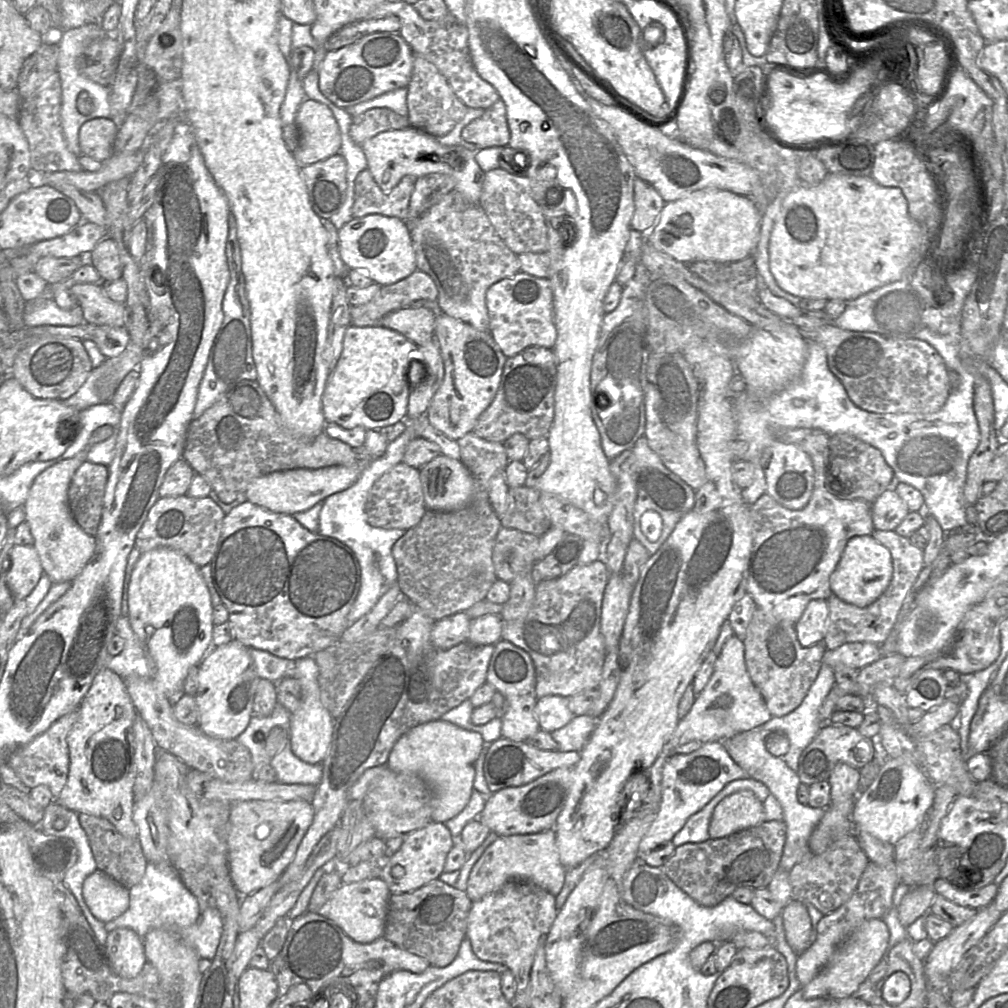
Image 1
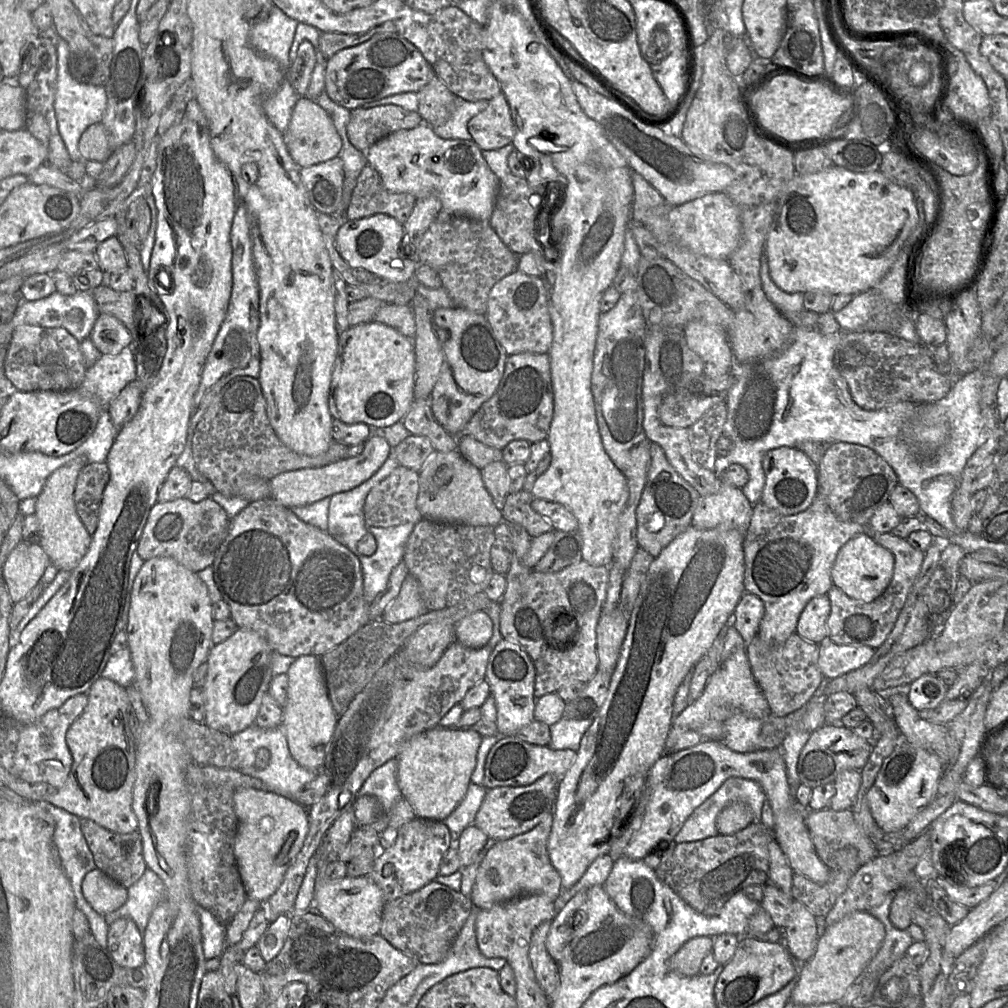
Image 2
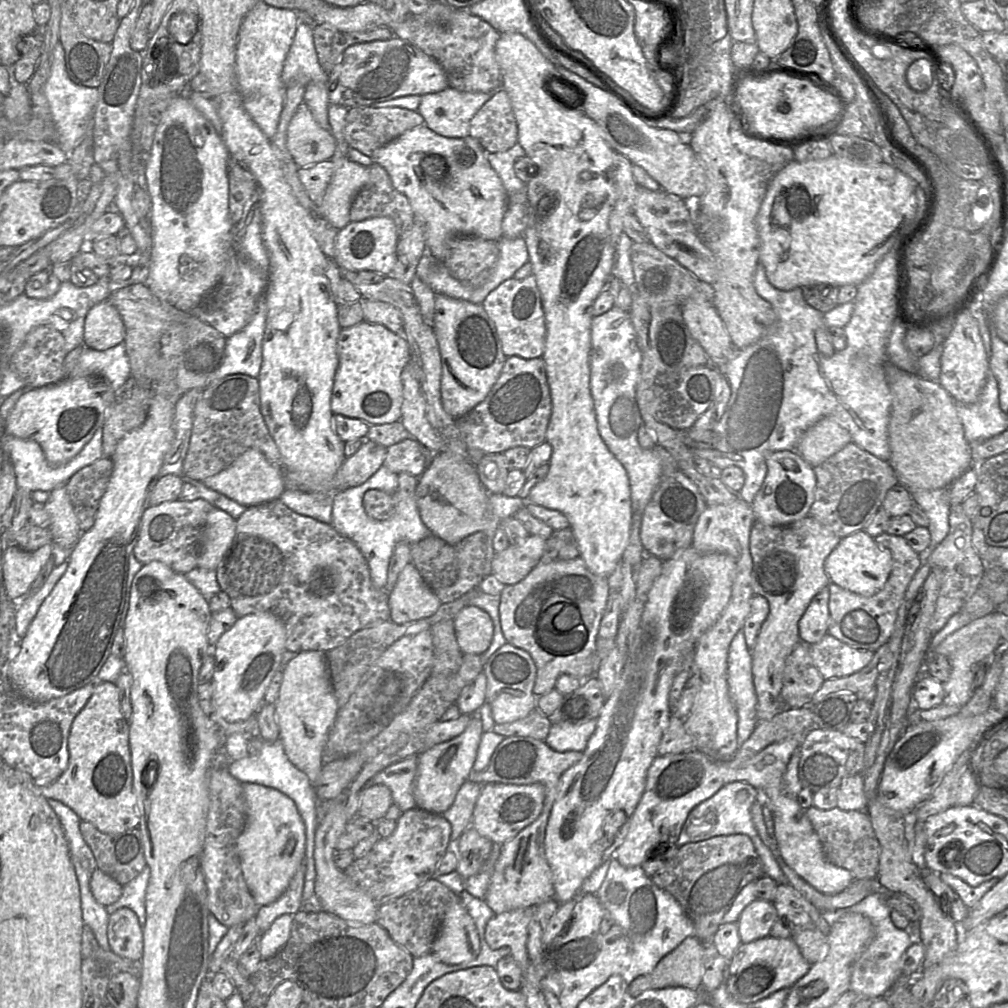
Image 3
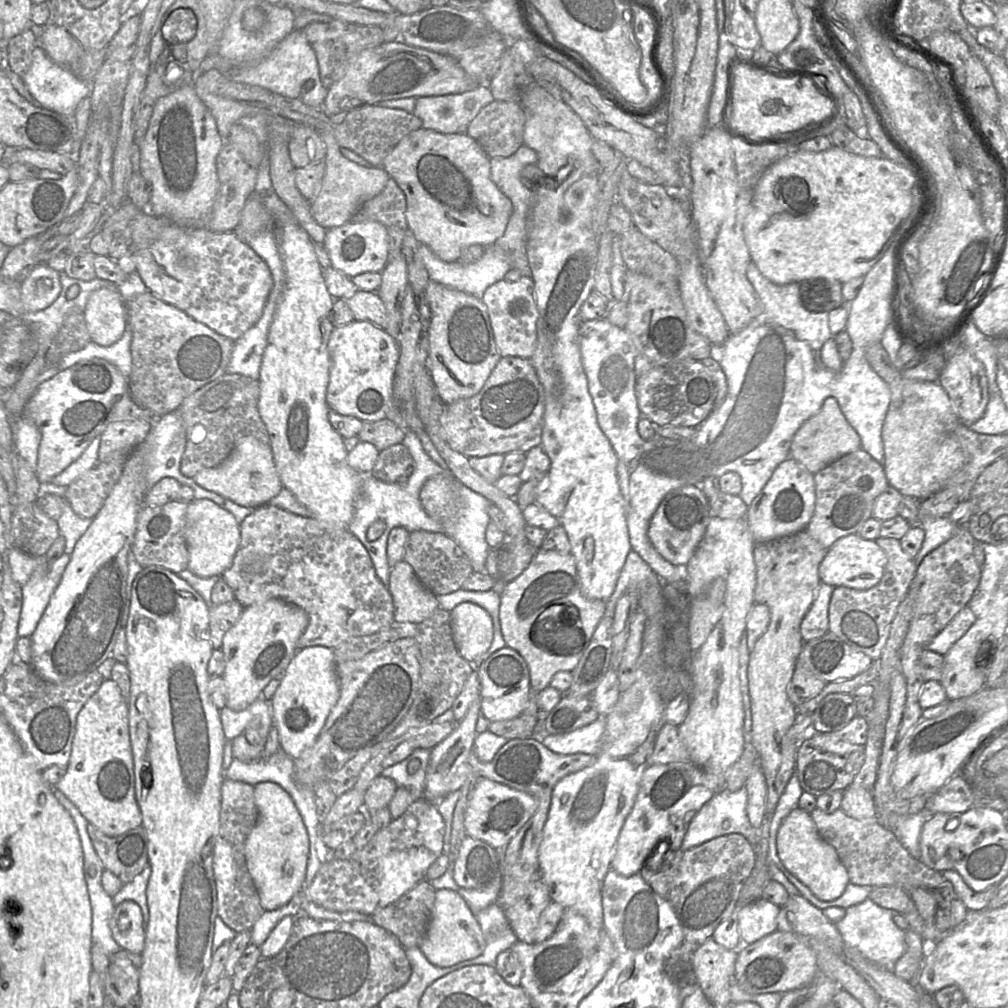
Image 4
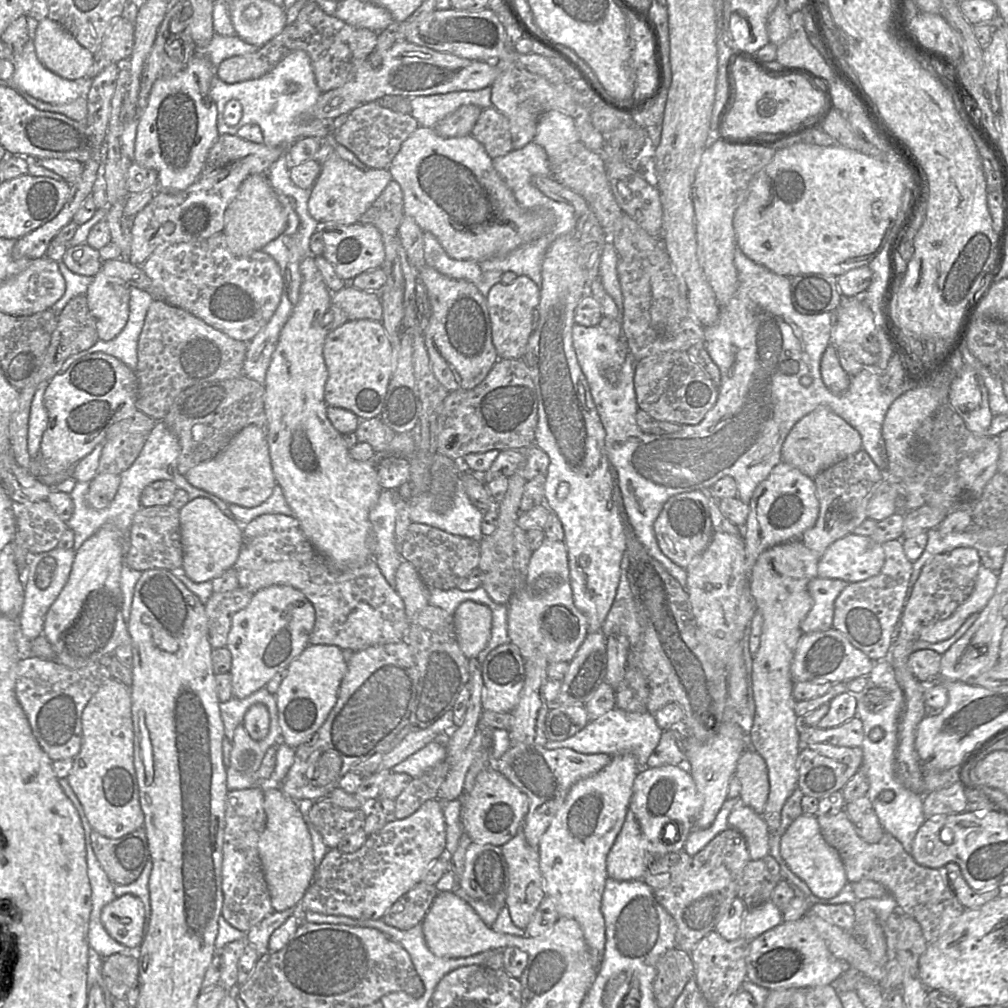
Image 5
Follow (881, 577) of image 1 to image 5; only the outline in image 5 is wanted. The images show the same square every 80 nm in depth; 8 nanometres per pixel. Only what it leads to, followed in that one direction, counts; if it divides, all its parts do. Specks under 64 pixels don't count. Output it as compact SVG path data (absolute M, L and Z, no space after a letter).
M849 533L834 541L820 557L818 577L860 582L877 575L884 562L881 544L870 536Z

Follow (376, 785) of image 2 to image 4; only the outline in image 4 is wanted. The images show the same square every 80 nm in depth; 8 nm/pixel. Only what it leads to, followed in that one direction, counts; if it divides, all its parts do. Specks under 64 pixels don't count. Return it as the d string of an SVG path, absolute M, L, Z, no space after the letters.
M417 749L403 761L384 769L381 776L393 779L398 788L409 788L414 799L423 798L430 755L431 749Z

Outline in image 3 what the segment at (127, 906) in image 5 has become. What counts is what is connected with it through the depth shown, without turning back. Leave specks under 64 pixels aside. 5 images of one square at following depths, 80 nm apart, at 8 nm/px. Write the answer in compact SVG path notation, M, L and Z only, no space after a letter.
M122 907L111 914L107 933L112 952L131 960L141 960L143 955L143 928L133 910Z

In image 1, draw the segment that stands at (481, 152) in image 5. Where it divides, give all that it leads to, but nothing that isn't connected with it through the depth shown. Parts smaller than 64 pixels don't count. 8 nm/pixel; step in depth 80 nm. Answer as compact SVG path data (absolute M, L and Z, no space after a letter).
M411 126L401 130L390 130L379 133L373 138L365 141L361 145L361 148L367 158L369 171L384 193L391 192L405 176L415 176L419 178L428 174L440 173L449 175L454 179L454 191L458 192L463 199L469 203L479 203L485 172L476 162L475 152L472 150L462 146L443 145L438 141L438 139Z

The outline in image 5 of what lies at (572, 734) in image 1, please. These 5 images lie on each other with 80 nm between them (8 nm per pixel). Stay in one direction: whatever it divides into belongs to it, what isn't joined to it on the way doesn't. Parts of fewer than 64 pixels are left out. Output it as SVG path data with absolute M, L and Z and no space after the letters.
M616 707L590 721L574 736L562 741L548 740L544 747L549 750L569 748L583 754L604 753L611 756L630 754L635 757L638 771L641 772L648 768L647 760L659 744L662 732L663 729L658 726L654 714L626 712Z

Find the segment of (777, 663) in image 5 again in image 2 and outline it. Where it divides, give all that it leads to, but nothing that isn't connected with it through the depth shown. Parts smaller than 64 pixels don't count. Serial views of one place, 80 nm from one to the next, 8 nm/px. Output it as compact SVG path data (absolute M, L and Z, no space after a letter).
M819 492L807 510L794 515L780 514L762 502L754 504L744 538L744 587L764 604L765 612L758 632L761 640L770 646L780 646L796 633L798 619L807 603L816 596L827 594L832 587L831 570L840 548L855 535L866 531L867 526L840 520Z

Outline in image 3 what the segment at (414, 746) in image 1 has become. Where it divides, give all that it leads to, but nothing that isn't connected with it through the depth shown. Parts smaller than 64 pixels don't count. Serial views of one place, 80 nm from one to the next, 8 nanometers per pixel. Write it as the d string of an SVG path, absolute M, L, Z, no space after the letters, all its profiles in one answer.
M474 714L461 734L438 743L417 755L416 780L413 790L416 807L428 812L442 814L452 805L457 792L468 780L473 770L483 733L481 719L477 714Z

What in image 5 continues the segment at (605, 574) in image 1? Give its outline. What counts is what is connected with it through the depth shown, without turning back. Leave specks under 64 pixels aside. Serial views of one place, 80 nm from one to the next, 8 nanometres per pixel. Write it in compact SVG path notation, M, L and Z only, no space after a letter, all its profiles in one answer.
M544 538L540 547L532 552L525 586L519 591L514 591L507 604L507 630L510 642L519 649L525 661L545 659L548 664L570 663L575 657L589 631L587 617L574 604L565 541L551 541Z

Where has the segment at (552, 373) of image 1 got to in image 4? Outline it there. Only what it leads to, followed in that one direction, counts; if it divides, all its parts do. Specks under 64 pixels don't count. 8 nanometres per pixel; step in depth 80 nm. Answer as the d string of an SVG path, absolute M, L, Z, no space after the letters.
M514 356L502 357L476 395L443 405L440 416L442 437L453 450L467 457L505 455L513 451L526 453L531 448L540 446L544 408L544 390L531 360Z

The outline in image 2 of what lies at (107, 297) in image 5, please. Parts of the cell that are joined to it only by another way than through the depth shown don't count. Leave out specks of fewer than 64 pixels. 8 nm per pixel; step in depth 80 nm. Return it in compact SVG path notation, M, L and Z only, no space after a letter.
M99 313L89 339L102 355L116 355L133 343L129 330L113 315Z

